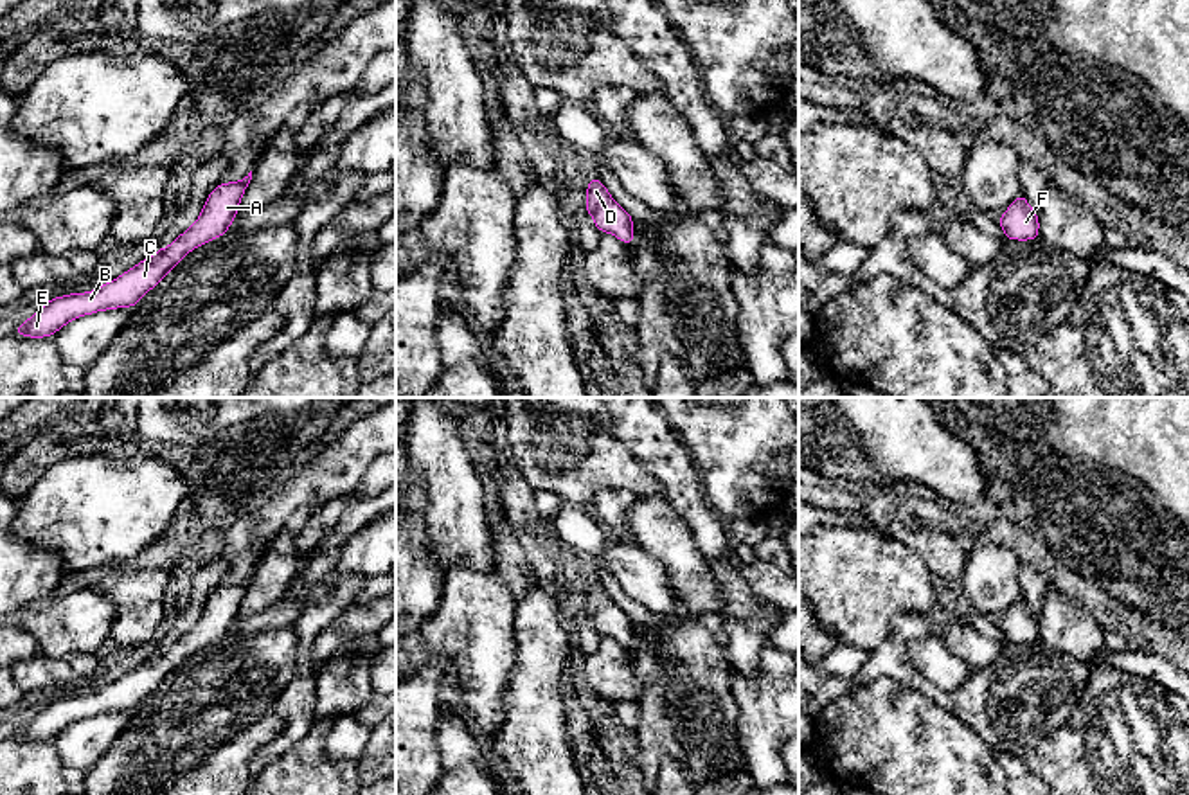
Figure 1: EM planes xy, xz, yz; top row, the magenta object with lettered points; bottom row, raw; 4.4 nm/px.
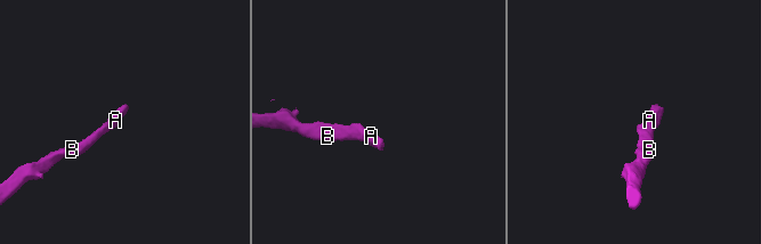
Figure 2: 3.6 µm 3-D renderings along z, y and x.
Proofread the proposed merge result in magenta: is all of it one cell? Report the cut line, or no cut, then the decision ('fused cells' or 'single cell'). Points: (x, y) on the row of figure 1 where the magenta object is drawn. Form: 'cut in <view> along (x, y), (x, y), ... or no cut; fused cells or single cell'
no cut; single cell

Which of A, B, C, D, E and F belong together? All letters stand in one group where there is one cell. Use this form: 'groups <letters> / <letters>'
groups A B C D E F

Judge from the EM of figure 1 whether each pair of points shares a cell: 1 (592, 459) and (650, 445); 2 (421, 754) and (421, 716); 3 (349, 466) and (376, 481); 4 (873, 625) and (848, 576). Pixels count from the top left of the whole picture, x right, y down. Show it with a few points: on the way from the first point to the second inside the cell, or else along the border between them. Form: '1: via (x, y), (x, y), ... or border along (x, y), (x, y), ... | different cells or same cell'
1: border along (608, 416), (614, 436), (657, 481) | different cells
2: via (421, 745), (421, 725) | same cell
3: border along (376, 455), (353, 491) | different cells
4: via (860, 612), (857, 589) | same cell

